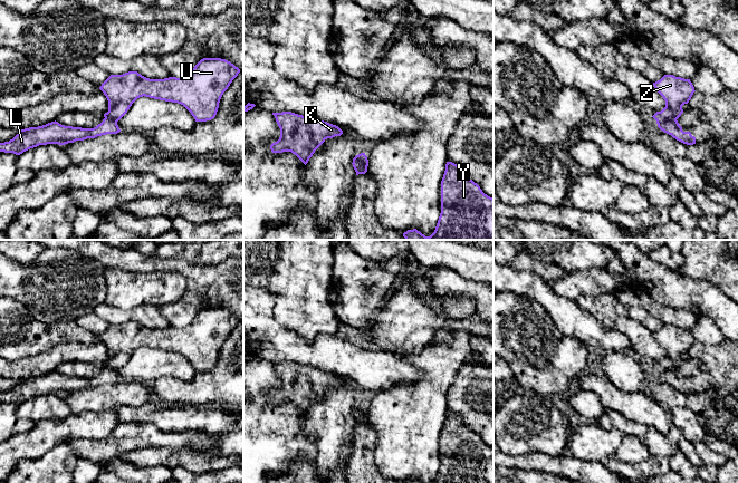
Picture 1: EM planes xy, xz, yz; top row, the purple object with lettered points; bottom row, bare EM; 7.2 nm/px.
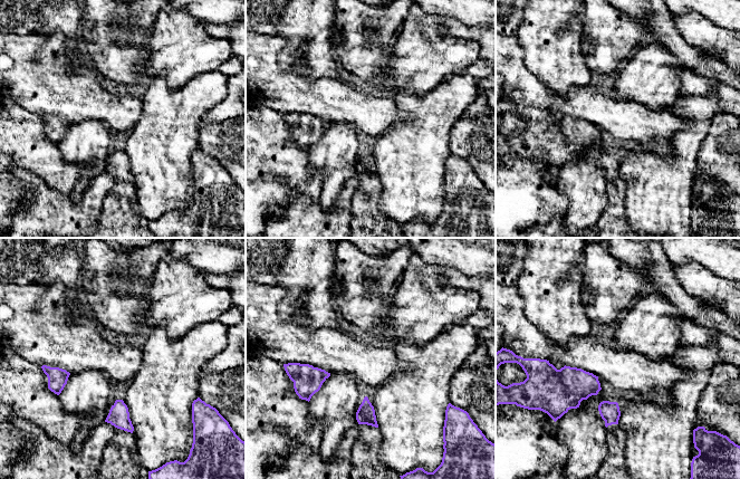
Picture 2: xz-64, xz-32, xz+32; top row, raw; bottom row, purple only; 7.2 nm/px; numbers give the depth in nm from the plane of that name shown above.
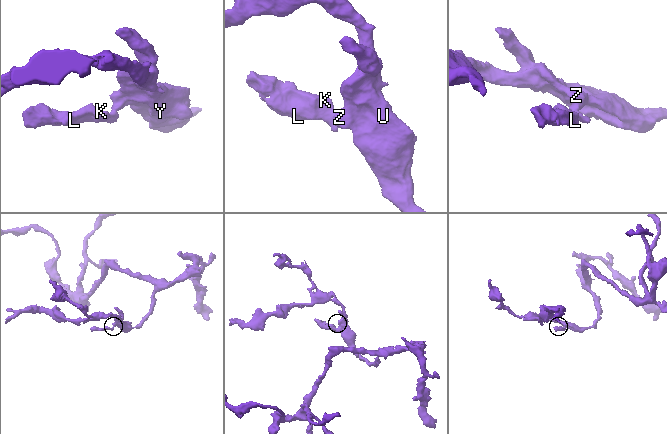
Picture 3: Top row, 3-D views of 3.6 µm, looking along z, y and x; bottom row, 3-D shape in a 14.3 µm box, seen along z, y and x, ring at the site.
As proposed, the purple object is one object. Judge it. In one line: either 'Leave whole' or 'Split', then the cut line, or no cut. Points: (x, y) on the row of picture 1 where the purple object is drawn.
Split. Split along yz (676, 118), (657, 122)

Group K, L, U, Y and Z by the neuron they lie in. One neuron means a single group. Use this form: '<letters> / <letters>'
K L / U Y Z

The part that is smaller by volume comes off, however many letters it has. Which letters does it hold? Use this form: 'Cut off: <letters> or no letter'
Cut off: K, L

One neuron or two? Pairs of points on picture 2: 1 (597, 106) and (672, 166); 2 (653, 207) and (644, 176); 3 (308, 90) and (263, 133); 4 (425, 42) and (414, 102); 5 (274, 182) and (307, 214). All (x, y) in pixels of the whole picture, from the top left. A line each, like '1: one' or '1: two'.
1: two
2: one
3: two
4: two
5: two

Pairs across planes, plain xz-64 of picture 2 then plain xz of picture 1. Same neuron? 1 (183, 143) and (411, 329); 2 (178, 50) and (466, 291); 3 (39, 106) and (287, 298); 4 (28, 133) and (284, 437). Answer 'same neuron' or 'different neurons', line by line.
1: different neurons
2: different neurons
3: different neurons
4: same neuron

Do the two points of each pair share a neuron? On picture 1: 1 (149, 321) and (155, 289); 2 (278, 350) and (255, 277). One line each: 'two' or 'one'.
1: two
2: two

